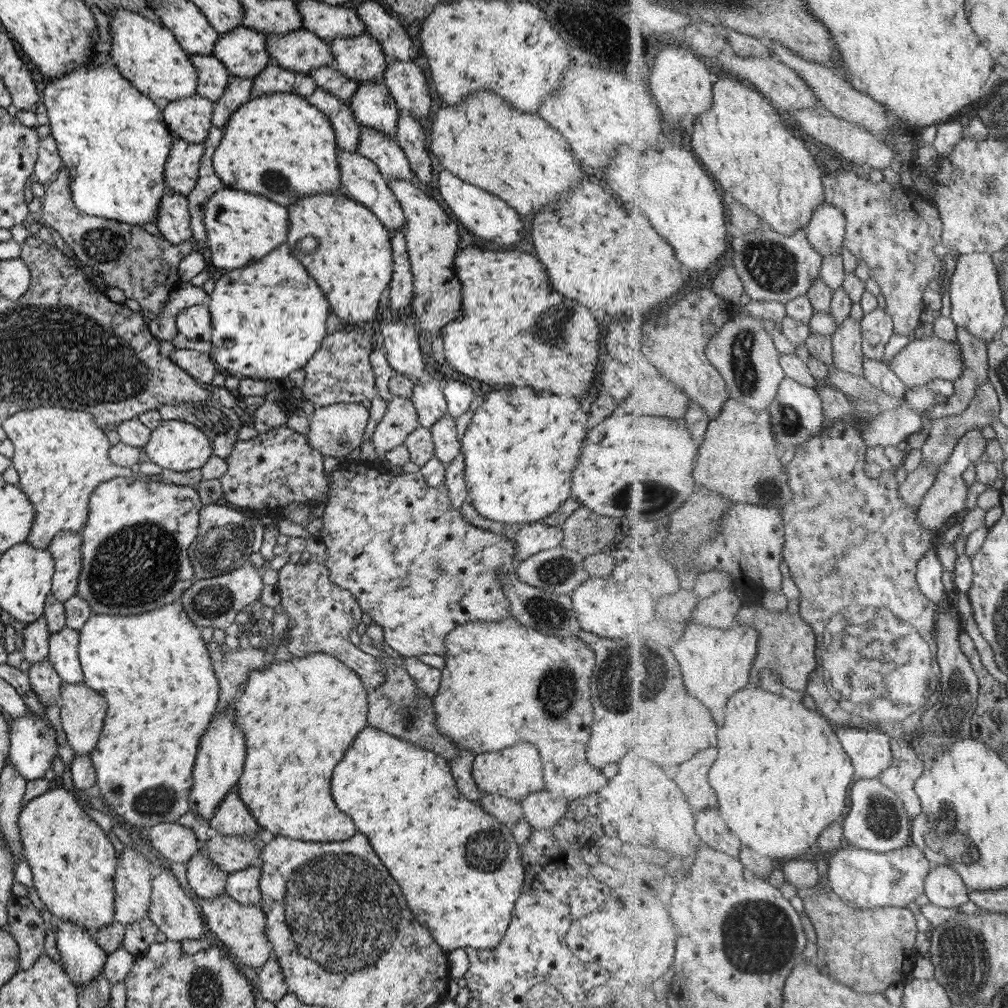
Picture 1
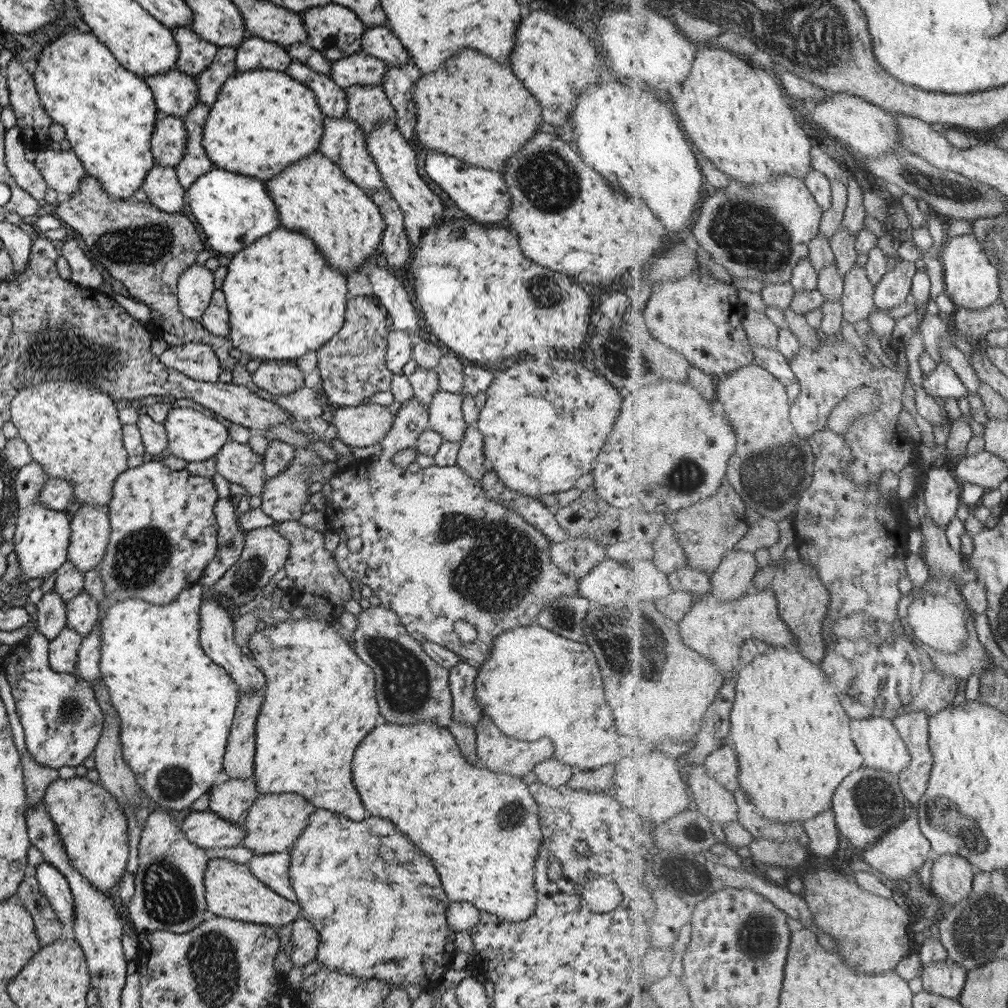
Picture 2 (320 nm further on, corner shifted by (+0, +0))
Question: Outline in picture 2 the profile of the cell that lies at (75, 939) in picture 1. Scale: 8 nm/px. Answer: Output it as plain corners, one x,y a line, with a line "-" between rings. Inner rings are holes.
44,861
33,870
33,875
40,894
50,902
57,920
61,922
61,928
73,928
73,899
63,875

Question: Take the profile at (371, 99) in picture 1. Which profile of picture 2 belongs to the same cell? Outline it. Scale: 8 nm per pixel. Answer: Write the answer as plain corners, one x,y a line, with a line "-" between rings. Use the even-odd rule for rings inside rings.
357,51
330,63
328,76
342,89
351,85
379,85
386,65
374,56

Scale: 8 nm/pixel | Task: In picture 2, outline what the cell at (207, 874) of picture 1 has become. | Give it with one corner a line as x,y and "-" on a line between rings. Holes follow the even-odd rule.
253,776
244,779
231,777
209,789
208,809
214,815
232,823
243,824
251,803
259,795

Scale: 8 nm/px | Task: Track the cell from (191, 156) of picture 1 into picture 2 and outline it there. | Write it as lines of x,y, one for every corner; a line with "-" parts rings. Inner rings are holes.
159,115
150,136
155,164
175,168
184,155
186,132
181,118

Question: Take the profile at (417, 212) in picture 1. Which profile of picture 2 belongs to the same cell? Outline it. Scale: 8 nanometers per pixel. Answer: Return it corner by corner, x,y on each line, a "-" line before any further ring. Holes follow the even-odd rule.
393,121
377,123
365,137
366,149
379,171
383,188
390,192
393,200
401,209
406,237
411,244
411,250
415,250
421,232
425,228
435,227
439,222
446,220
443,219
443,205
441,205
443,201
419,177
415,167
417,164
415,152
409,147
410,142
404,140

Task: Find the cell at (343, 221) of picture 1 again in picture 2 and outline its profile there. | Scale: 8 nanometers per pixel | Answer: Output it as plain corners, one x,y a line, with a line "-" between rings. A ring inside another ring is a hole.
318,150
313,151
305,158
295,161
295,164
287,166
283,172
278,172
271,180
264,183
272,203
277,208
278,221
289,228
291,232
299,232
313,240
313,244
319,248
319,252
325,256
325,260
340,273
347,276
348,272
355,272
369,258
374,258
381,253
379,248
384,222
378,208
373,204
370,196
363,189
351,184
341,169
332,163

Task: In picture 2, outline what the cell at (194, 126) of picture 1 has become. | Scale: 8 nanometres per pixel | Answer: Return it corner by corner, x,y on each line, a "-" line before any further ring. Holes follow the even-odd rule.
175,68
163,74
144,76
143,79
152,92
156,110
160,115
182,118
198,100
195,78

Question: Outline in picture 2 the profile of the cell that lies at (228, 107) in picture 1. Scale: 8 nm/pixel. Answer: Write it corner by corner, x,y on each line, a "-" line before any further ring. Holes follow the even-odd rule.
217,47
209,66
195,76
198,100
207,108
215,102
220,86
225,79
236,71
235,53
234,48

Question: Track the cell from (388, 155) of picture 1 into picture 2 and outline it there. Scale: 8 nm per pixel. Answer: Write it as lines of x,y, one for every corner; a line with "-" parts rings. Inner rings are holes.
351,85
344,89
346,114
363,132
364,136
381,121
394,122
391,108
379,85

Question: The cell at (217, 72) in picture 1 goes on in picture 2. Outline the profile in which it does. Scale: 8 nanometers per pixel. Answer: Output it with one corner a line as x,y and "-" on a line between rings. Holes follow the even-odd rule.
173,28
170,30
178,55
174,68
187,76
195,78
213,60
216,47
196,36
189,28

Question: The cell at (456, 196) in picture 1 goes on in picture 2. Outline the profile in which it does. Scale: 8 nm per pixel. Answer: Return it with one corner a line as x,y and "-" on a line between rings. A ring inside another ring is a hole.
431,150
425,155
423,170
429,180
441,188
453,200
455,206
473,220
487,224
487,222
501,222
506,218
511,201
501,172
464,163
454,156

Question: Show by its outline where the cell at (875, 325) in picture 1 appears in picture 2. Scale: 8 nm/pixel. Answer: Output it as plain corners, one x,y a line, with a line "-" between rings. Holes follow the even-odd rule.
901,260
876,284
874,301
877,310
889,310
903,304
912,291
917,266
914,262

